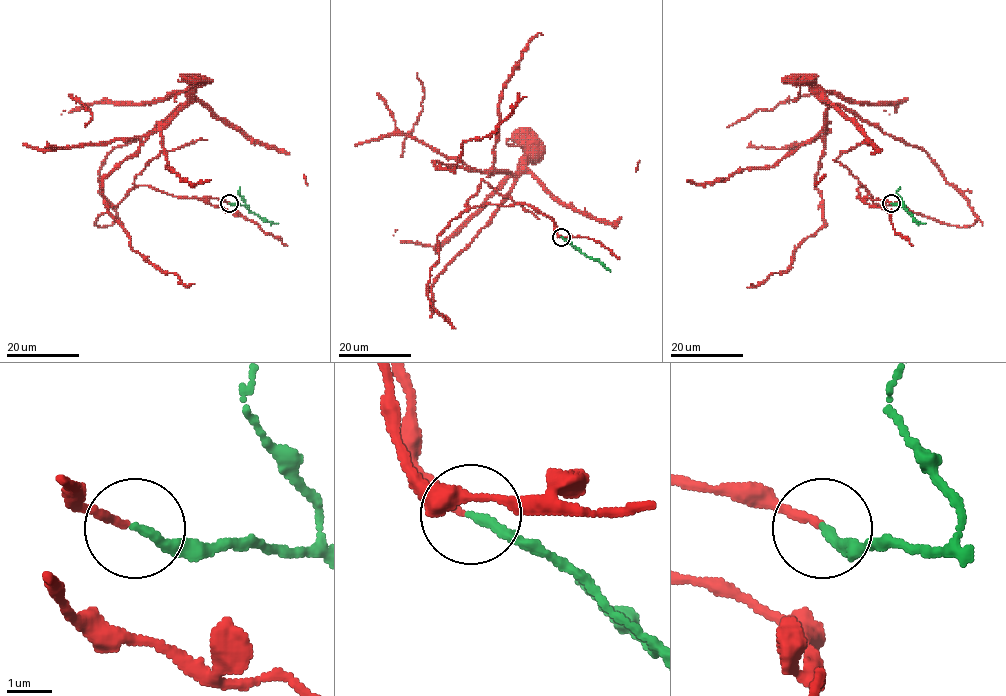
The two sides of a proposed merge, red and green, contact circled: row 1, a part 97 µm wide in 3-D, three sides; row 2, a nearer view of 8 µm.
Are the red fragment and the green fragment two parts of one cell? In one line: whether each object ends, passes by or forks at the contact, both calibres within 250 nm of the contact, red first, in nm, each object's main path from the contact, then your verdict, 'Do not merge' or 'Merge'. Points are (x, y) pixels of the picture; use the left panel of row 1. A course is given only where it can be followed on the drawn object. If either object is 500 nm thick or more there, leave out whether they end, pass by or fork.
At the ring red ends. At the ring green ends. Thickness 170 nm (red) against 200 nm. Course of red: (229, 203), (135, 185), (99, 227), (116, 219), (99, 169), (183, 104), (103, 187), (133, 249), (195, 283). Course of green: (229, 203), (244, 205), (278, 224). Merge

